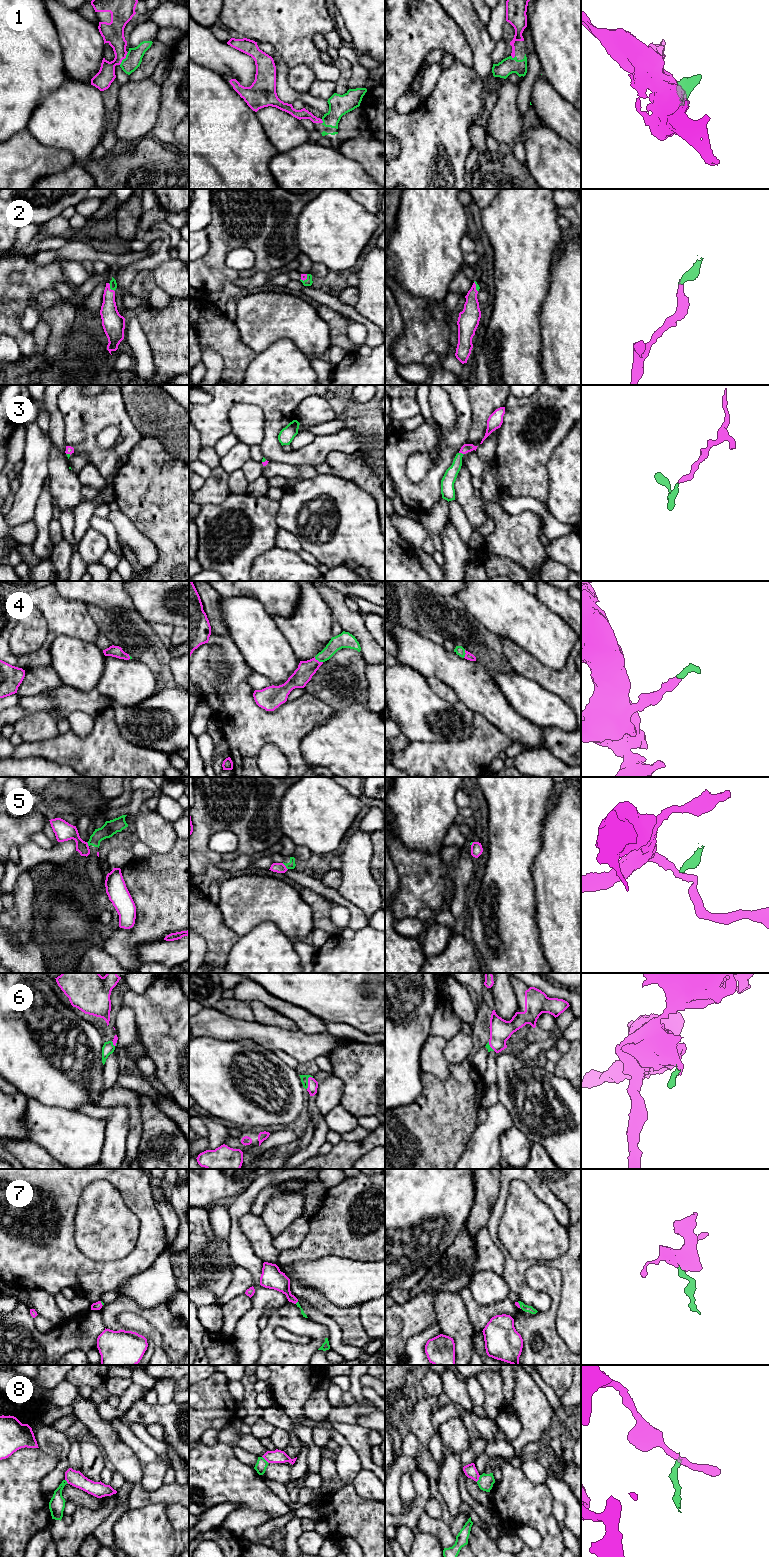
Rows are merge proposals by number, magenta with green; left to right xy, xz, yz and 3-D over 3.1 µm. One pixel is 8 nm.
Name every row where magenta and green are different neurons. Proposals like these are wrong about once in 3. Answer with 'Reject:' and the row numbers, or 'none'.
Reject: 5, 8

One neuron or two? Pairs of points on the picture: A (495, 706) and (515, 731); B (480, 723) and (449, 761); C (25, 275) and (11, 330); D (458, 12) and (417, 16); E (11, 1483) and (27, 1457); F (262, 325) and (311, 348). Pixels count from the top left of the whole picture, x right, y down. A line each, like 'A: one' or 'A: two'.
A: one
B: one
C: one
D: two
E: one
F: one

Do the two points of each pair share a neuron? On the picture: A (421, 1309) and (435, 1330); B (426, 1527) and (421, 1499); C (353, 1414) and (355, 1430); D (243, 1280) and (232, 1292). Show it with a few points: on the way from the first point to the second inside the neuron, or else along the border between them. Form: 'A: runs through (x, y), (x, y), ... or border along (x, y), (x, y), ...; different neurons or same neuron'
A: border along (437, 1322), (411, 1336); different neurons
B: border along (423, 1511), (416, 1525); different neurons
C: border along (331, 1421), (357, 1424); different neurons
D: runs through (240, 1283), (235, 1289); same neuron

